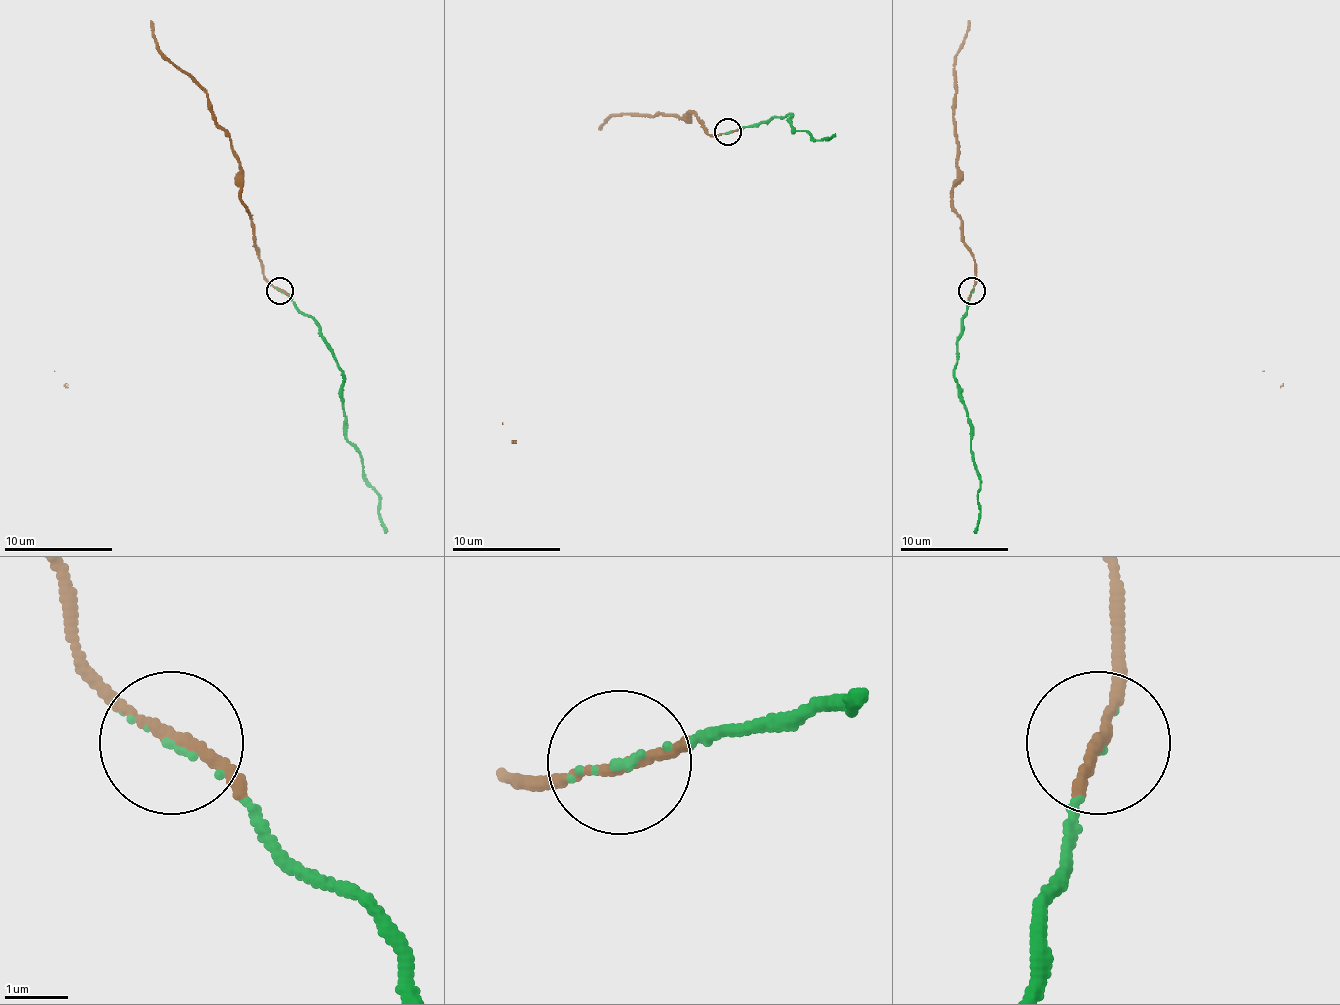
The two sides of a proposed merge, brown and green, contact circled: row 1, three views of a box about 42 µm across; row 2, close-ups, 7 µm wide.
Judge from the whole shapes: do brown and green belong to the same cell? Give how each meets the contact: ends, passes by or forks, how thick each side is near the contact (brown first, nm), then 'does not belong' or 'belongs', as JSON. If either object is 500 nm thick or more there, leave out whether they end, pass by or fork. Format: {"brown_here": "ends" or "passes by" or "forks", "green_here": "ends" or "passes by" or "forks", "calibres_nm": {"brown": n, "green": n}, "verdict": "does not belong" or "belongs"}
{"brown_here": "passes by", "green_here": "ends", "calibres_nm": {"brown": 160, "green": 80}, "verdict": "belongs"}

